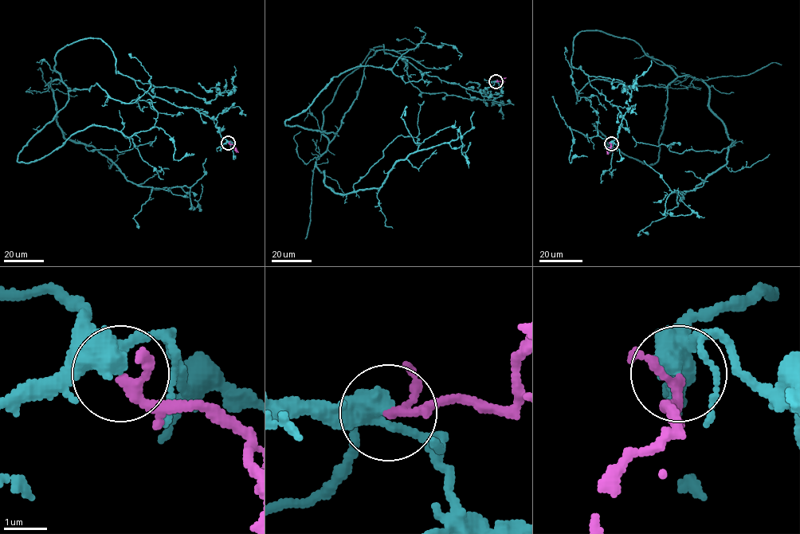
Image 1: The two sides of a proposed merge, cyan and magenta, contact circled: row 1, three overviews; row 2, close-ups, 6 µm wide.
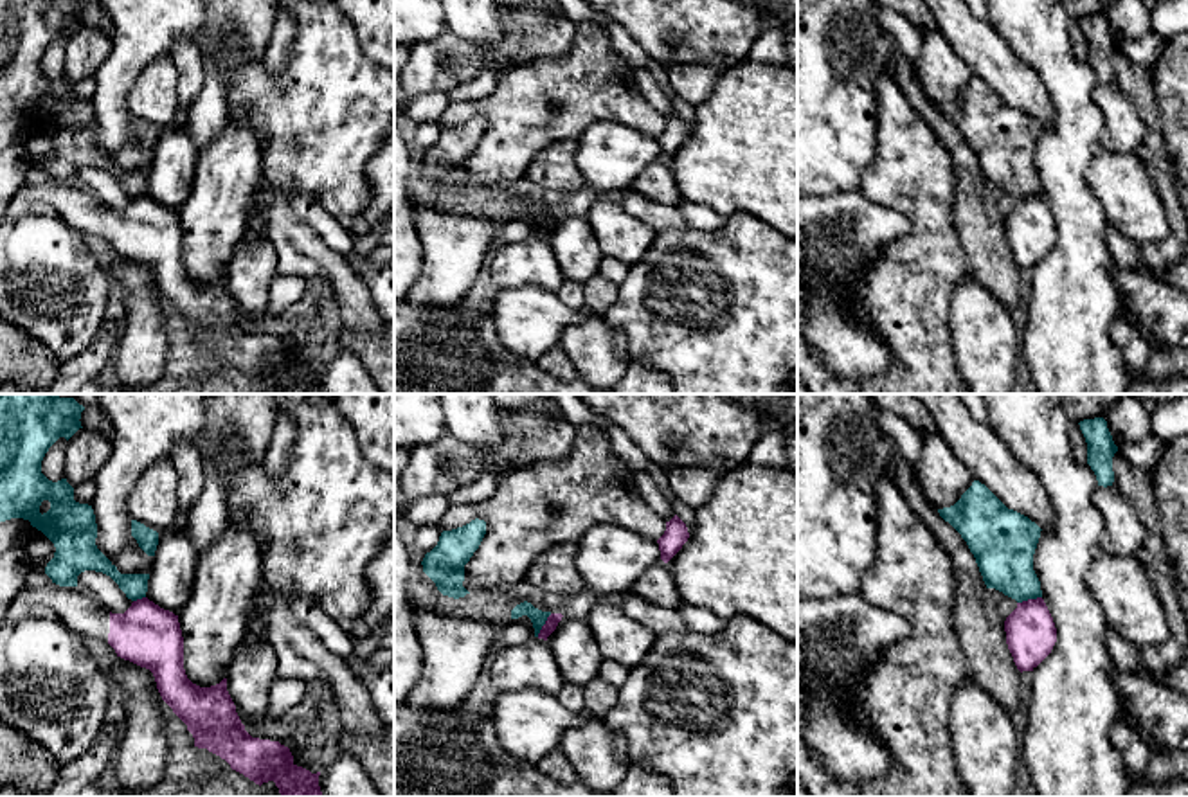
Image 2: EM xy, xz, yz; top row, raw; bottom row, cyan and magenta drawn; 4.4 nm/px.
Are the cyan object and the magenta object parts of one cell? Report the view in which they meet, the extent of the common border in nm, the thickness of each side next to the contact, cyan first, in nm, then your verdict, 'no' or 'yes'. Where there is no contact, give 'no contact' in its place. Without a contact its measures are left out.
contact in yz; length 120 nm; calibres 260 and 220 nm; no

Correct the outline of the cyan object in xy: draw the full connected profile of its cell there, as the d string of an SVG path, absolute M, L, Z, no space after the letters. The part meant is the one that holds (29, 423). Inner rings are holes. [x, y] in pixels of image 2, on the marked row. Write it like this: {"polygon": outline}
{"polygon": "M0 394L0 522L11 518L29 520L56 547L45 574L59 587L77 587L77 576L95 570L110 576L128 599L146 597L149 574L121 574L117 567L97 549L97 524L92 506L74 500L74 488L61 479L49 480L41 473L41 461L59 439L67 441L81 426L85 410L74 398L56 394Z"}

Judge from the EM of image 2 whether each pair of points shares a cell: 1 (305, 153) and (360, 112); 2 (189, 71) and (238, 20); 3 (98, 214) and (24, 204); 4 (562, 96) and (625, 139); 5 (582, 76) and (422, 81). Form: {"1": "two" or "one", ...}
{"1": "one", "2": "two", "3": "one", "4": "two", "5": "two"}

